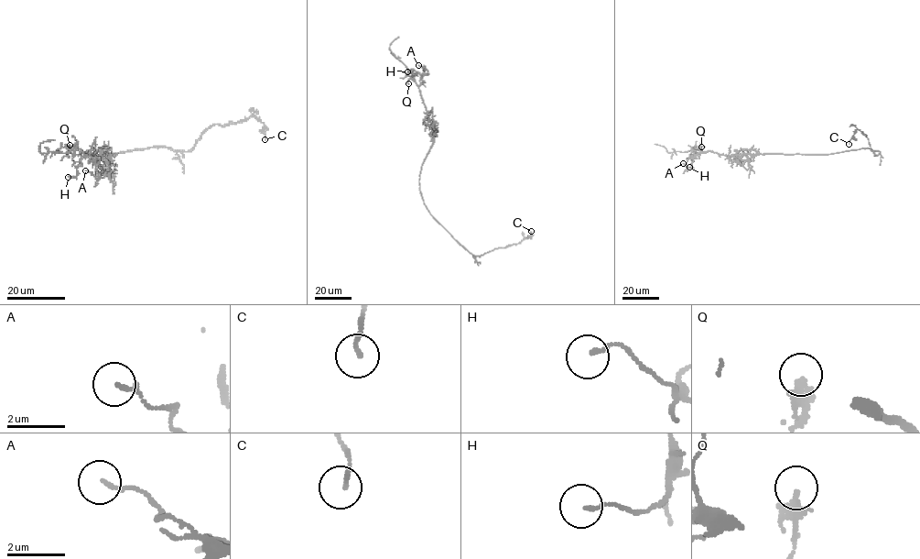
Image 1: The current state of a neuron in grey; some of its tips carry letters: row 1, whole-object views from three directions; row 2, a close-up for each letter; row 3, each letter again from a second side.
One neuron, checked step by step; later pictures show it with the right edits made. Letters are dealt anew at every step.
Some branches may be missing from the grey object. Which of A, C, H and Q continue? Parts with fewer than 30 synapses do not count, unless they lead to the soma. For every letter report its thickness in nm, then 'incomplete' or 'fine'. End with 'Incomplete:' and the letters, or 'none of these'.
A: 130 nm thick; fine
C: 130 nm thick; fine
H: 110 nm thick; fine
Q: 140 nm thick; fine
Incomplete: none of these

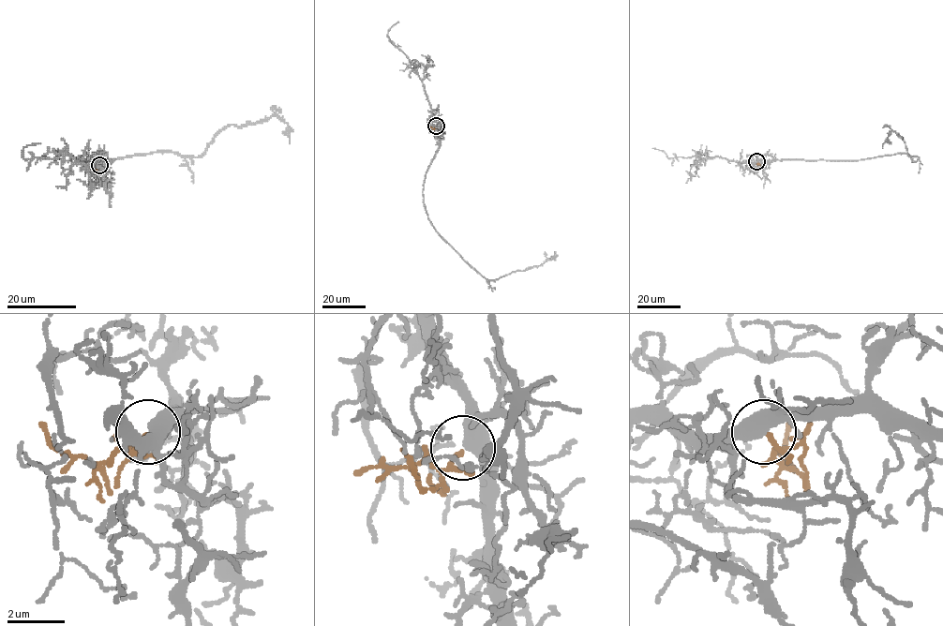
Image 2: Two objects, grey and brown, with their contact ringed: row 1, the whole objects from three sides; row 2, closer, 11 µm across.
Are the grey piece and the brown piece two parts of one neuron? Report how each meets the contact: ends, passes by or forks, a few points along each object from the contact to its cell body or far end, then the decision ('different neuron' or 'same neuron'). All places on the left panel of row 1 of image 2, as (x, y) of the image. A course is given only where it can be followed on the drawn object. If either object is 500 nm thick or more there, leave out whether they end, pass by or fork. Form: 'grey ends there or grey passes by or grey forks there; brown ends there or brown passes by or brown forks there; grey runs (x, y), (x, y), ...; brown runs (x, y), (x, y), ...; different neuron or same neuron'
grey passes by; brown passes by; grey runs (100, 165), (105, 162), (79, 162), (157, 151), (200, 156), (228, 126), (275, 115), (287, 124), (289, 142); brown runs (100, 165), (93, 169), (87, 163); same neuron

